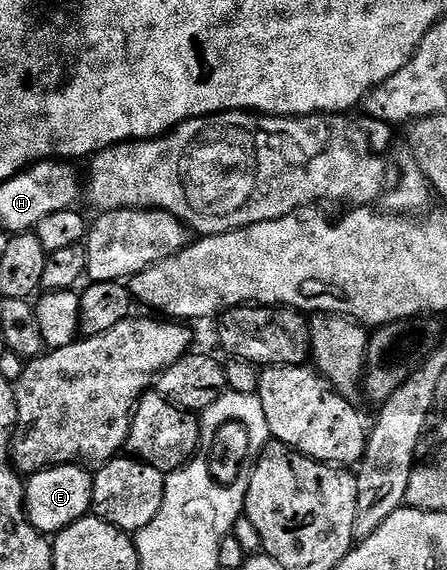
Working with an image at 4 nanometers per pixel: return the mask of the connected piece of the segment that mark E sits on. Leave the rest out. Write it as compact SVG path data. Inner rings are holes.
M53 464L42 468L40 472L30 473L23 485L23 508L37 531L44 534L58 534L73 522L85 518L91 512L93 502L94 475L84 465Z

